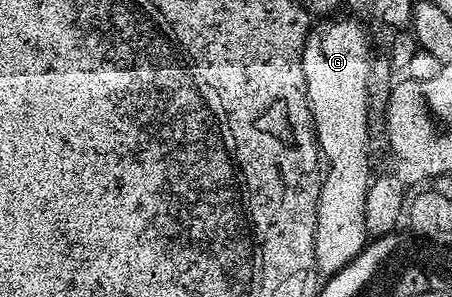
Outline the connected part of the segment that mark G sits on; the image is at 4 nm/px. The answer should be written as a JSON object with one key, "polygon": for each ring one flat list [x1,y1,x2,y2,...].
{"polygon":[[331,16,310,27,303,45,303,71,311,119,315,124,315,141,325,163,325,177,319,187,315,221,315,263,320,275,330,276,344,269,362,252,369,241,365,228,365,196,373,181,371,174,371,64,373,53,363,26,354,17]]}

